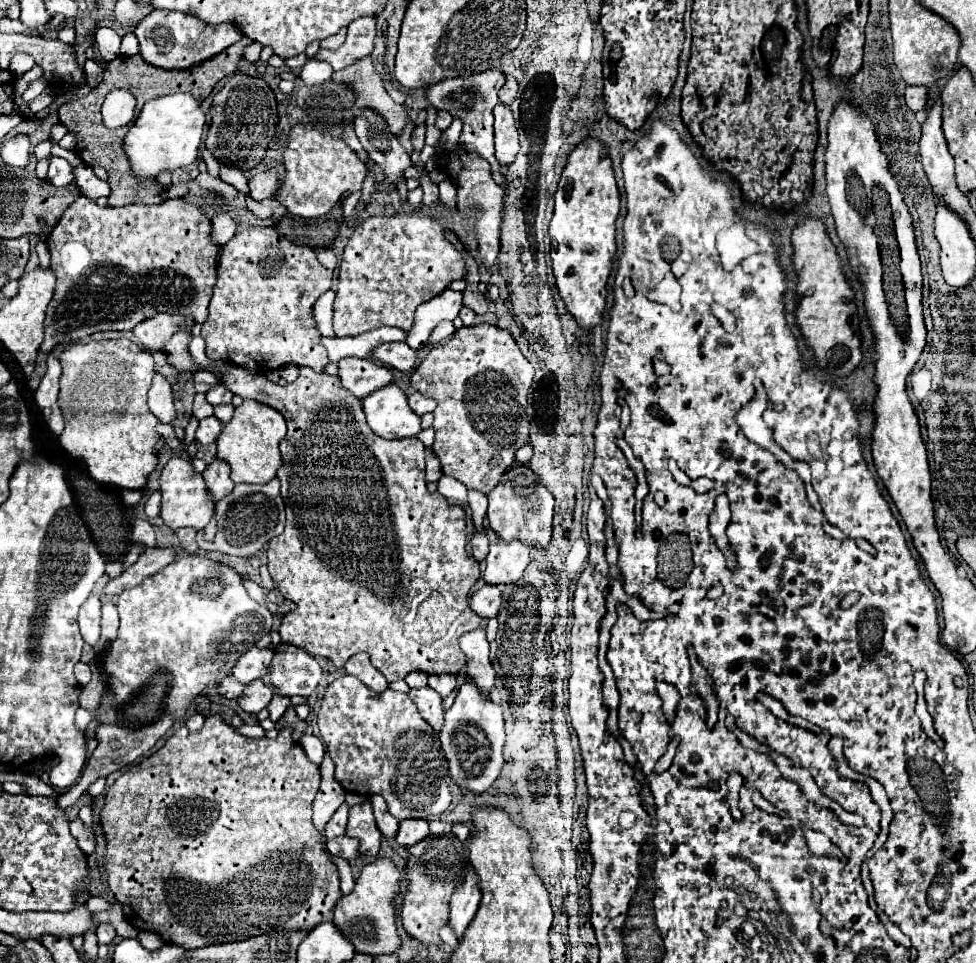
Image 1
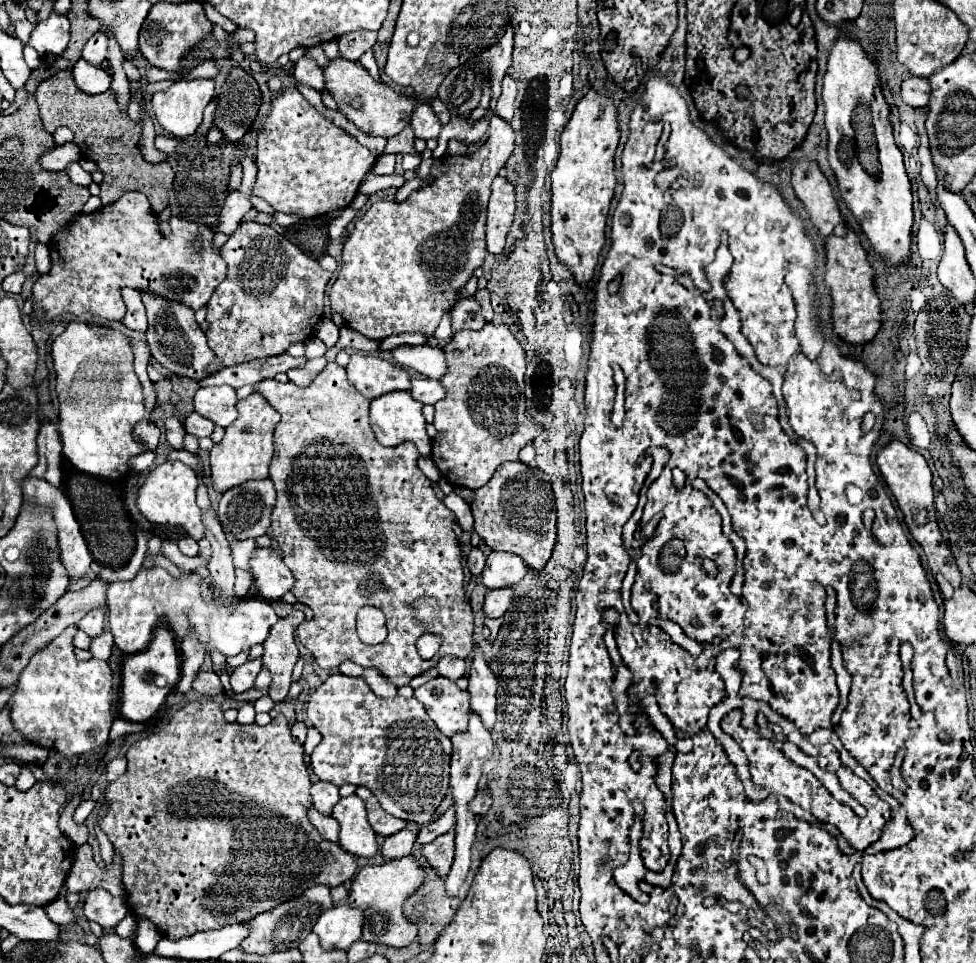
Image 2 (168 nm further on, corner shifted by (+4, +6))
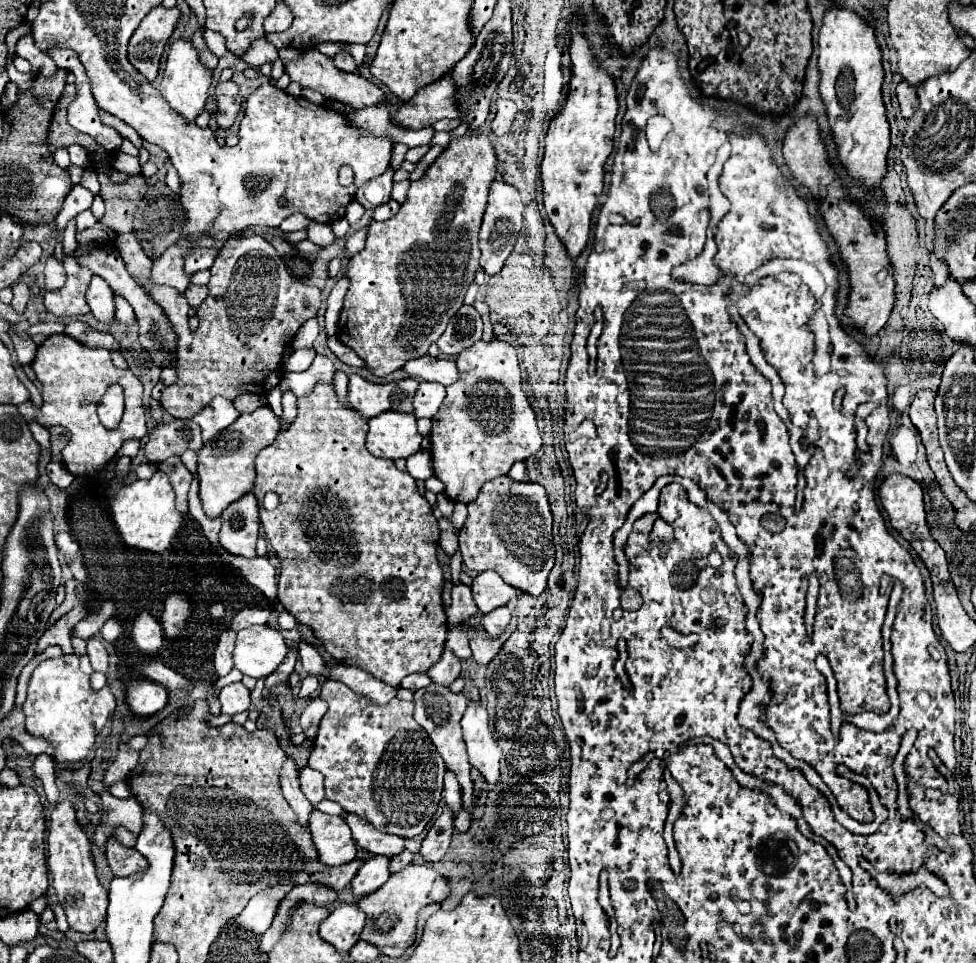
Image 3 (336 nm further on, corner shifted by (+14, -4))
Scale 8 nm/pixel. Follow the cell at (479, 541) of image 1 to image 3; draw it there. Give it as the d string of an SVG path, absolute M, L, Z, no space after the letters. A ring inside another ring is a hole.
M459 584L451 590L451 606L445 610L447 614L447 622L449 624L463 624L467 618L471 618L477 608L473 606L473 596L471 596L471 588L465 584Z

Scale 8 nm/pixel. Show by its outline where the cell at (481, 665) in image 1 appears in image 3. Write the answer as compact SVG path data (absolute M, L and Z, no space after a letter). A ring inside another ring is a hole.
M471 700L461 720L461 728L463 728L463 740L467 744L471 766L475 766L489 784L497 784L501 748L493 738L487 720L489 718L487 718L485 704Z

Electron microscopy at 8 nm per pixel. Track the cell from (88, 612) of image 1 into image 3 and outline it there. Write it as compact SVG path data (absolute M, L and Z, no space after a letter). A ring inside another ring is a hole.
M89 638L89 640L87 640L87 656L89 656L89 660L91 660L93 670L107 676L109 656L107 656L105 646L103 646L99 640L95 640L95 638Z

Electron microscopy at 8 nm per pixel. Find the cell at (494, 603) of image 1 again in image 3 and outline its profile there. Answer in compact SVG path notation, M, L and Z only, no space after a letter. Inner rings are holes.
M503 606L503 608L493 610L493 614L489 614L489 616L483 616L481 626L491 638L499 638L505 632L509 620L511 620L511 612L507 606Z

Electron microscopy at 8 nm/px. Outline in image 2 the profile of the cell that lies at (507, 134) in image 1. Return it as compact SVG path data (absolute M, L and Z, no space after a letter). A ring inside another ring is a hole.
M493 114L489 122L487 142L473 154L441 158L431 168L435 182L413 192L405 202L375 202L355 222L353 232L343 246L339 278L331 286L331 312L341 314L345 324L367 338L387 338L403 332L433 334L441 316L455 304L455 294L473 276L473 270L483 264L485 258L485 220L487 202L491 194L491 182L505 166L515 147L515 133L509 122Z

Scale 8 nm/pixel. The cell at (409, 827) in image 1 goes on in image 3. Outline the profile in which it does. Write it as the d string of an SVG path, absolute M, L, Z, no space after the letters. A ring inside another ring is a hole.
M371 858L367 860L357 876L351 882L351 890L355 898L363 898L367 894L373 894L375 890L381 888L389 878L389 858Z

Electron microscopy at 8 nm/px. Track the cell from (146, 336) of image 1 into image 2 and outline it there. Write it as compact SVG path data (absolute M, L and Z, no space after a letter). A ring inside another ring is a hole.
M123 288L123 300L127 304L127 314L123 318L123 324L135 332L147 332L149 322L141 294L135 292L133 288Z

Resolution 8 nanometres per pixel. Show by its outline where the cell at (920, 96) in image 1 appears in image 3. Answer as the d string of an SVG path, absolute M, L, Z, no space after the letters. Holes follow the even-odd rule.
M905 80L897 84L897 98L899 98L899 106L901 106L901 114L903 118L911 118L919 106L919 100L917 100L917 92L915 92L915 86L907 84Z

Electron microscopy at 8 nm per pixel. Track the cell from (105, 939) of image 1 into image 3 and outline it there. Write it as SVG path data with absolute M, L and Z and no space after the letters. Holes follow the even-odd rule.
M61 800L51 810L49 820L49 836L47 836L47 848L49 848L49 870L53 874L53 886L57 890L59 904L67 912L69 926L77 932L93 932L107 914L107 890L101 886L101 882L95 876L95 864L91 858L91 842L85 836L83 828L77 824L75 808L71 800Z

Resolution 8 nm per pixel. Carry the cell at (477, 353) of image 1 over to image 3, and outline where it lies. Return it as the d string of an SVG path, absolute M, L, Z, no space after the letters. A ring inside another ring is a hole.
M479 340L471 348L463 350L457 358L459 380L447 388L445 402L441 410L433 418L431 428L431 460L435 476L445 484L445 494L453 502L469 504L477 498L481 486L497 476L509 472L509 468L519 462L527 460L529 456L537 454L541 448L541 434L535 424L535 412L531 402L521 388L521 372L515 348L507 342L491 340L489 344Z

